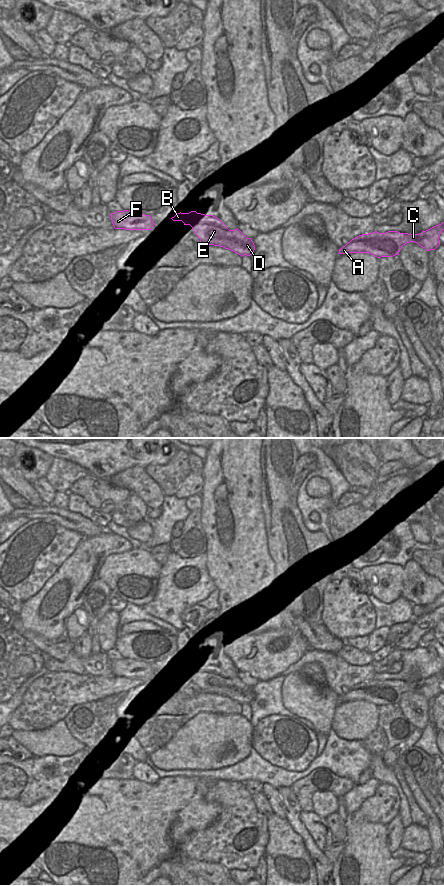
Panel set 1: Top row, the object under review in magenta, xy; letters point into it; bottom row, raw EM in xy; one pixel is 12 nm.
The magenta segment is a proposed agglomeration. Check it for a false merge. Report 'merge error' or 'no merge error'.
no merge error

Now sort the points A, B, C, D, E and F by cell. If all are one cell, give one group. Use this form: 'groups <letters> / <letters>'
groups A B C D E F

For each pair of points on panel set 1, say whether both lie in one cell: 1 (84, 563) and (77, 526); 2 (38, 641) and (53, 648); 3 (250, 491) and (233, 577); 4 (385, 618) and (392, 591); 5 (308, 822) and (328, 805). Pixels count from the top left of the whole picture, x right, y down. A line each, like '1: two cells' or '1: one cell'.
1: two cells
2: one cell
3: one cell
4: two cells
5: two cells

